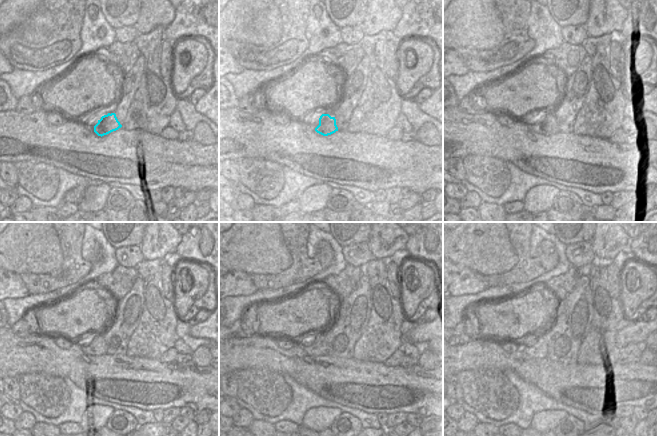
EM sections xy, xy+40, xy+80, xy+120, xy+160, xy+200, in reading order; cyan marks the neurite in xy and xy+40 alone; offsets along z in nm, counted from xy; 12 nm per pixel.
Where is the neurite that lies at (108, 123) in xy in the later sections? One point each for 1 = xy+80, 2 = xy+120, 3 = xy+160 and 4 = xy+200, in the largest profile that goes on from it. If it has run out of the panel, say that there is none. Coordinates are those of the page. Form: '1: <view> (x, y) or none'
1: xy+80 (546, 123)
2: xy+120 (98, 346)
3: xy+160 (320, 348)
4: xy+200 (542, 348)

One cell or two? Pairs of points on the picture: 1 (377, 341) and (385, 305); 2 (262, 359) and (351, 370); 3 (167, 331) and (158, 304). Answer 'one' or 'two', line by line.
1: one
2: one
3: one

